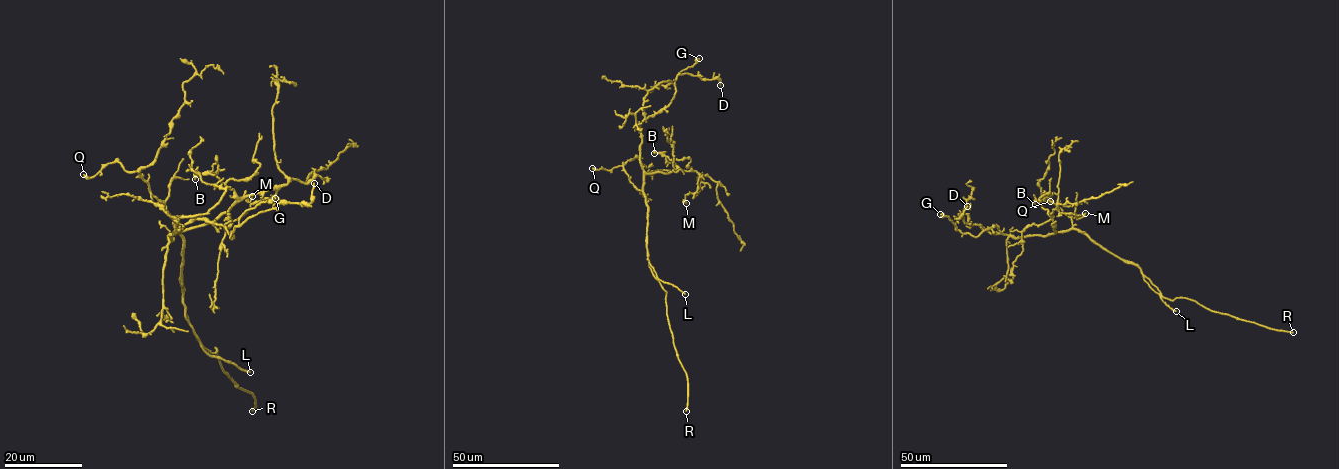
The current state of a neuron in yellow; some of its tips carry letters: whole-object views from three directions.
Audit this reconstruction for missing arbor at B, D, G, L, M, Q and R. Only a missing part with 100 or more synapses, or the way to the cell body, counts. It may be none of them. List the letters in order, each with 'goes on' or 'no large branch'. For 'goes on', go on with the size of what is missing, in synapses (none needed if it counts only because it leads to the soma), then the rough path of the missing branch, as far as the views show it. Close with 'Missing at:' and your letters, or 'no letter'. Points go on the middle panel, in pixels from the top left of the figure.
B: no large branch
D: no large branch
G: no large branch
L: goes on | (685, 294), (703, 303), (757, 320), (774, 321), (783, 316), (800, 293), (815, 231), (827, 209)
M: no large branch
Q: no large branch
R: goes on | 110 syn
Missing at: L, R

